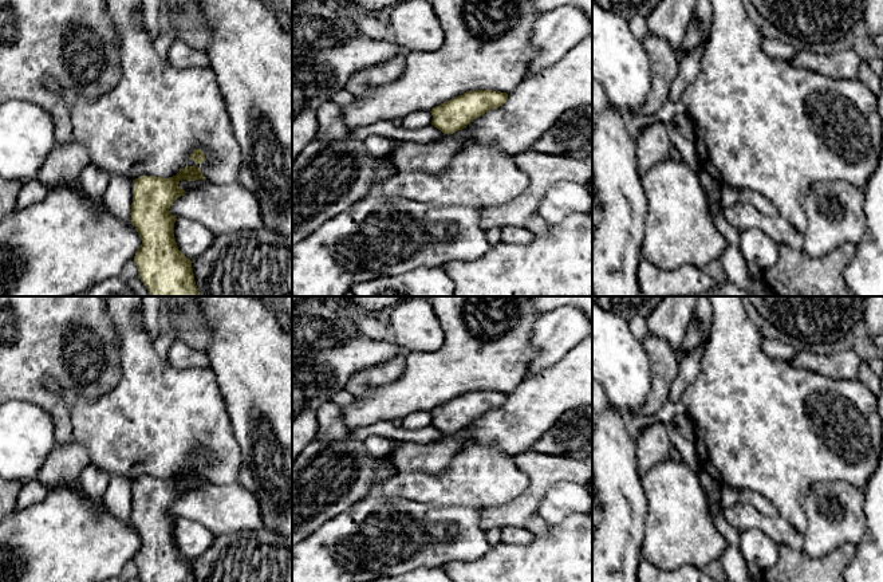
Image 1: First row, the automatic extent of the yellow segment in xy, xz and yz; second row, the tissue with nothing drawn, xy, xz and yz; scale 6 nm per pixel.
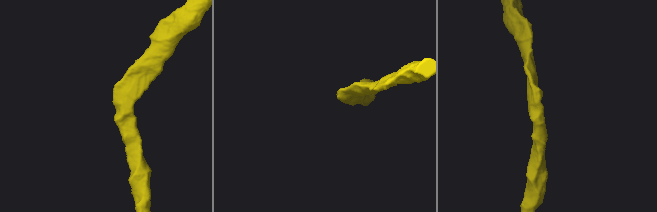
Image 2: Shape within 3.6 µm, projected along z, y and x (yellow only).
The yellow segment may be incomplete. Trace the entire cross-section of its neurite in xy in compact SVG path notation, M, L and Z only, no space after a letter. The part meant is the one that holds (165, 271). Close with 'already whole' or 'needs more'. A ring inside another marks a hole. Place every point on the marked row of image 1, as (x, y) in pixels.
M185 166L169 178L141 176L133 180L131 224L135 227L142 244L138 248L134 263L138 278L146 286L150 296L201 296L194 282L192 260L177 247L174 239L174 223L177 220L169 209L170 205L186 192L178 186L182 180L206 180L198 166Z; already whole

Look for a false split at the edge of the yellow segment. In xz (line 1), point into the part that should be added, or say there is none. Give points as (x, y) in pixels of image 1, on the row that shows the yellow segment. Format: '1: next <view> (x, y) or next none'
1: next none

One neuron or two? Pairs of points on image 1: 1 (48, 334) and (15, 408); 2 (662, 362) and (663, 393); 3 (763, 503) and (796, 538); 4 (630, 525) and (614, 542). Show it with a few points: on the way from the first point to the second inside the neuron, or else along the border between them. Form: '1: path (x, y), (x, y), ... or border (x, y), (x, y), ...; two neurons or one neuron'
1: border (14, 397), (32, 401), (47, 413); two neurons
2: path (662, 370), (662, 385); one neuron
3: border (745, 503), (749, 503), (761, 514), (777, 514); two neurons
4: path (626, 529), (618, 538); one neuron

